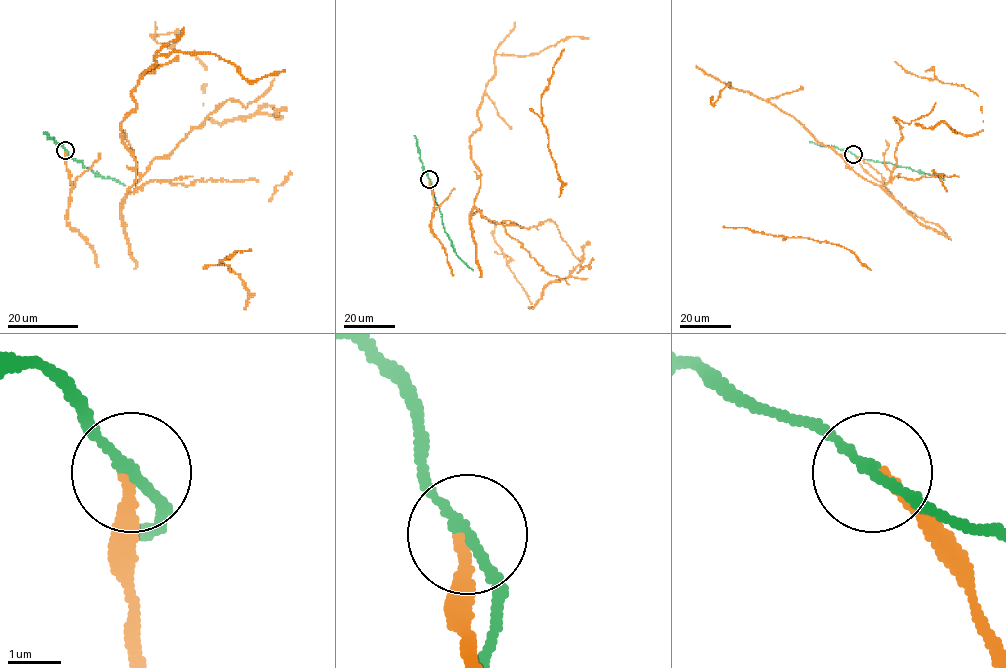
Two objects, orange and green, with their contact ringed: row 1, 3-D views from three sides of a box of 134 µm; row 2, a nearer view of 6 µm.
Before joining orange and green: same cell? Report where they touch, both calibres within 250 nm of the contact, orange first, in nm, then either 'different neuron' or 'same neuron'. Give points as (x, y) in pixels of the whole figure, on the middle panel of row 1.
(429, 179) | 200/190 nm | different neuron

